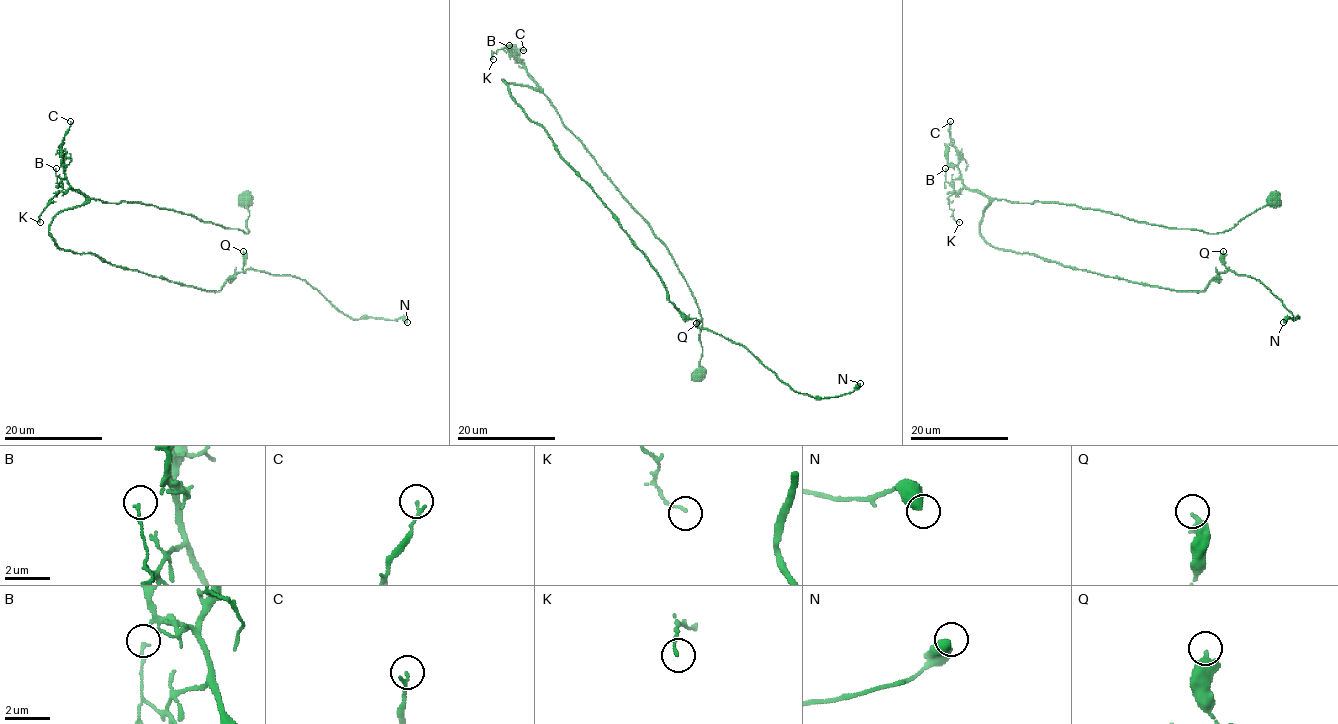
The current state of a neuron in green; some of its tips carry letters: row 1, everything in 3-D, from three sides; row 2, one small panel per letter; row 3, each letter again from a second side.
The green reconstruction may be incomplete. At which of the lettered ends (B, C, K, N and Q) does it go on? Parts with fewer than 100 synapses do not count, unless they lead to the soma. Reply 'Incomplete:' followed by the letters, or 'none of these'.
Incomplete: none of these

